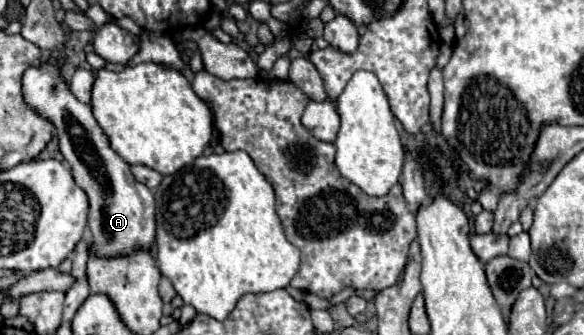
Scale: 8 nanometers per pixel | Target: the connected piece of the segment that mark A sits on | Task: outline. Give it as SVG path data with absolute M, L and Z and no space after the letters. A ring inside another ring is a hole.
M44 55L40 65L32 65L32 67L26 69L26 73L22 77L22 93L24 93L26 105L30 105L30 109L34 109L34 113L38 113L40 117L46 117L54 125L54 133L58 137L60 153L70 163L76 185L82 187L86 191L86 195L88 195L88 201L90 201L88 227L90 227L90 233L92 233L92 245L90 247L92 247L94 255L96 257L122 257L122 255L134 253L136 249L152 251L154 249L154 241L156 241L156 219L154 219L156 203L154 203L154 193L146 185L138 183L132 177L130 165L126 161L122 161L120 155L110 147L110 141L108 141L106 133L102 131L102 127L96 123L90 105L74 99L72 91L68 89L66 81L62 79L60 57L58 57L56 63L50 63L48 57L50 55Z

